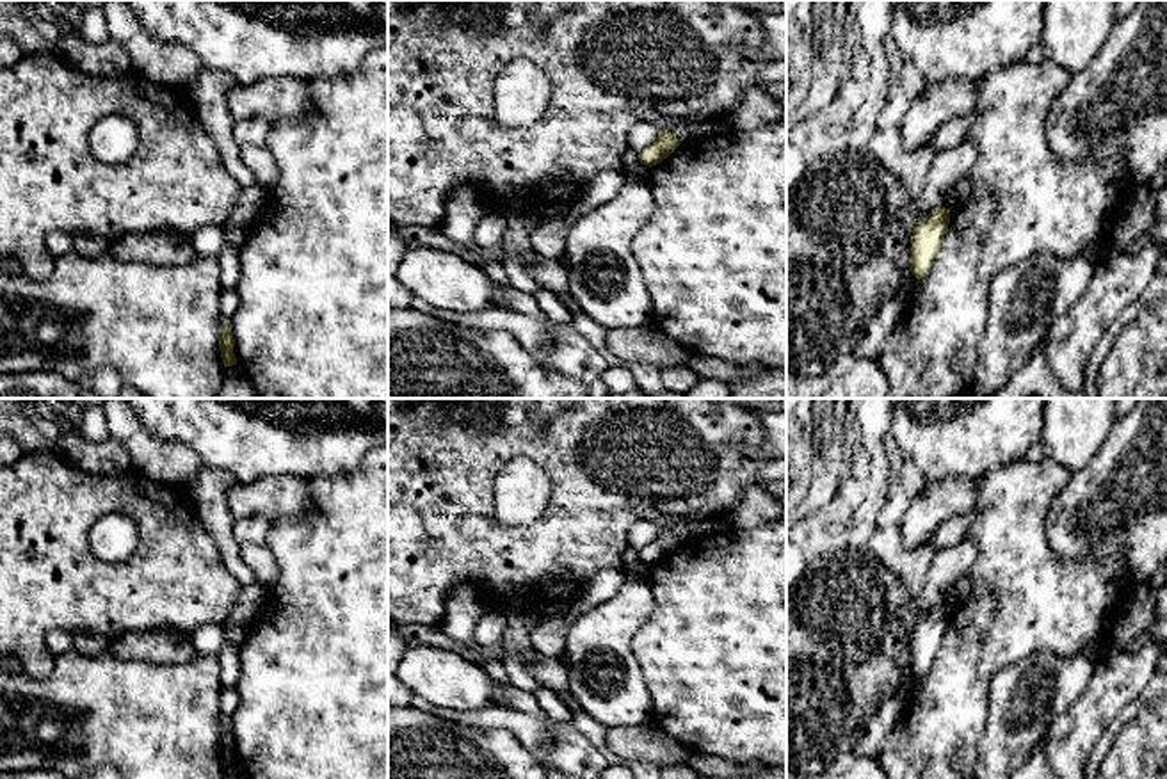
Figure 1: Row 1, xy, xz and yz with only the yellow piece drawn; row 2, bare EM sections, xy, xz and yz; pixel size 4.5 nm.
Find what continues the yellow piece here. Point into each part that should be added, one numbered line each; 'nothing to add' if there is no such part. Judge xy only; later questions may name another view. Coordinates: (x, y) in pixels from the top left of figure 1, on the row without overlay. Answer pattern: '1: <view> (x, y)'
nothing to add

